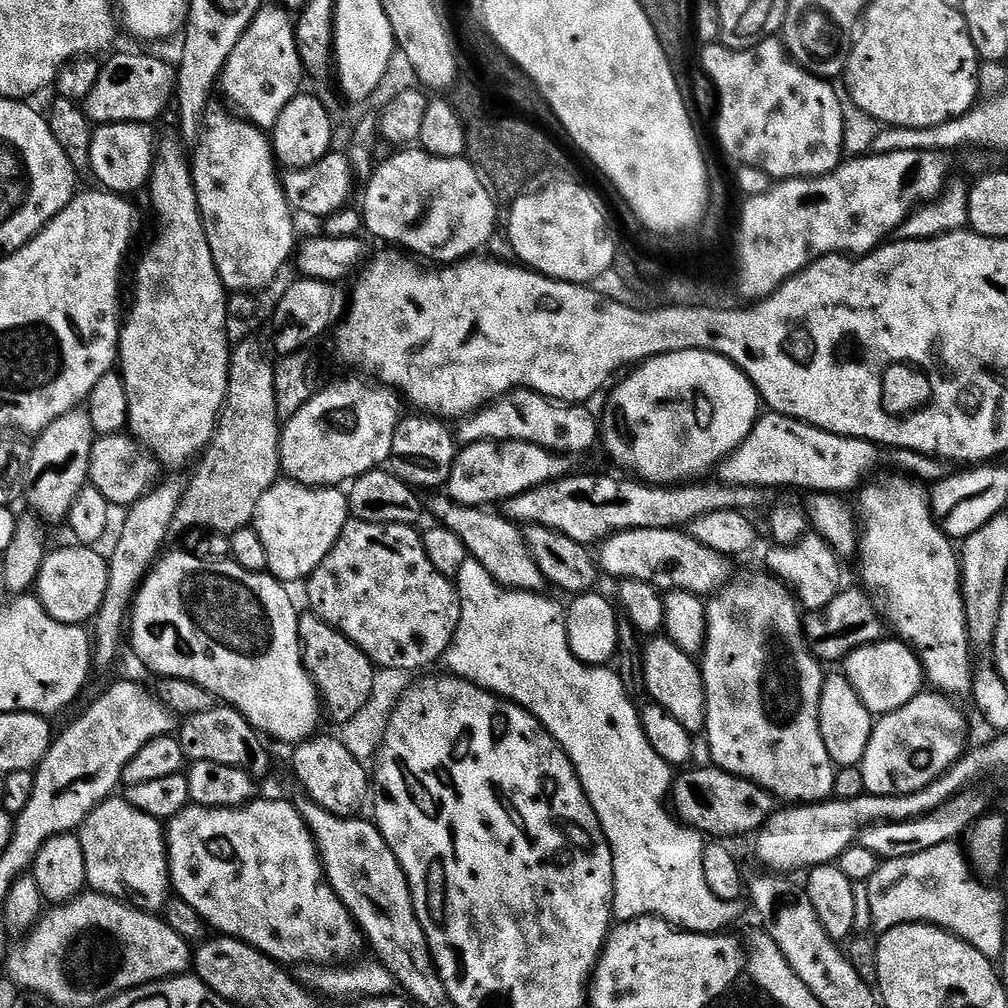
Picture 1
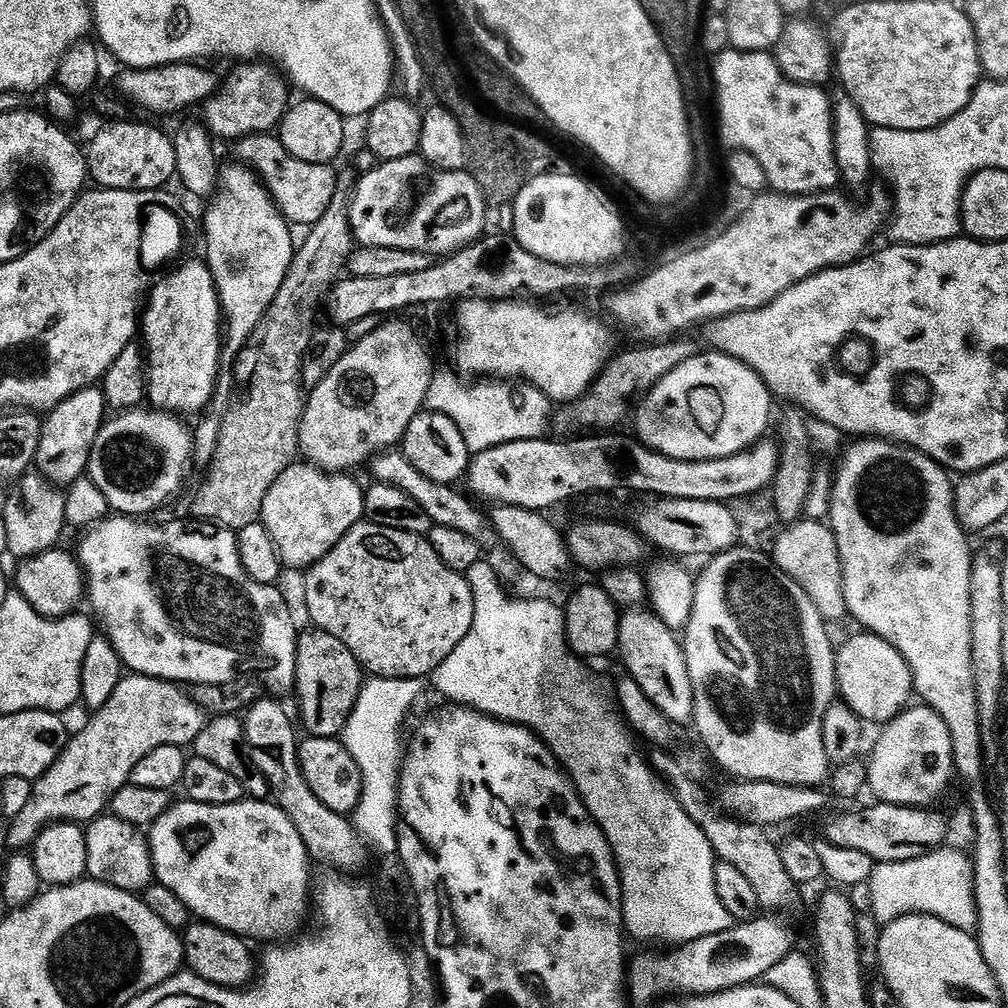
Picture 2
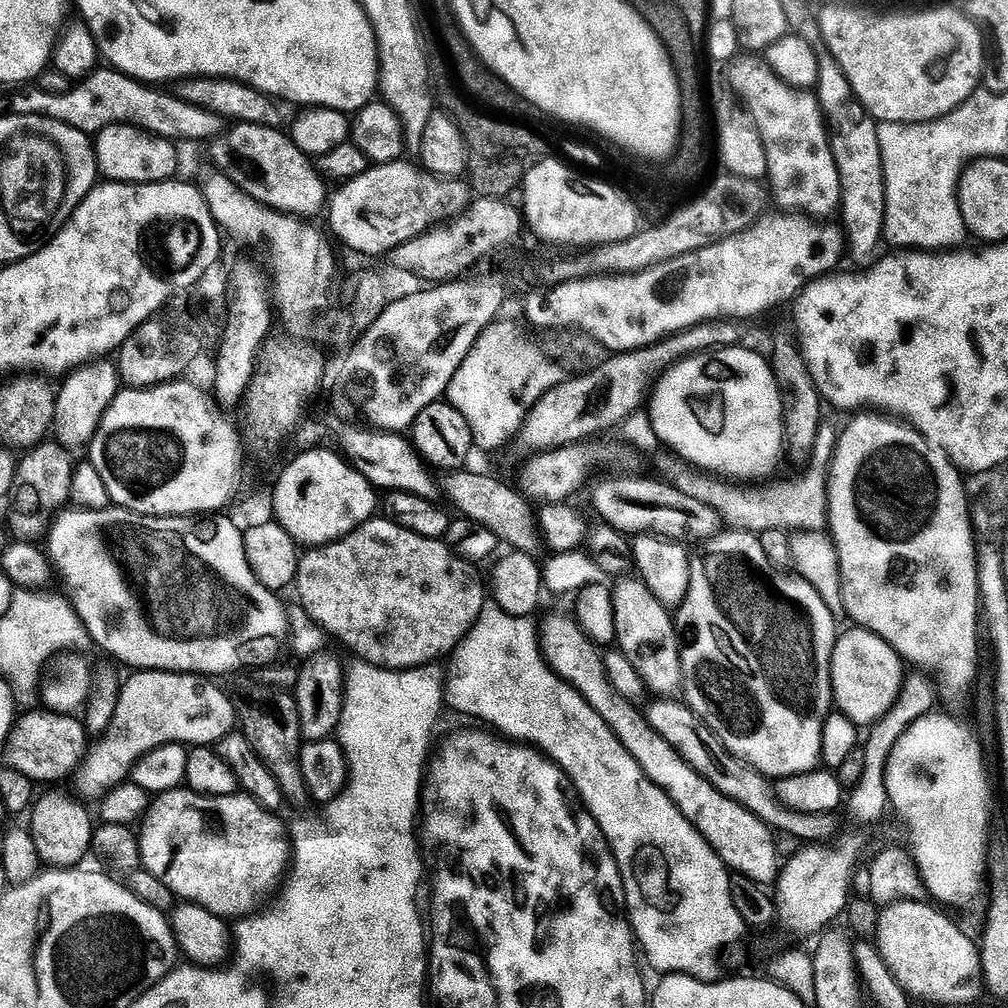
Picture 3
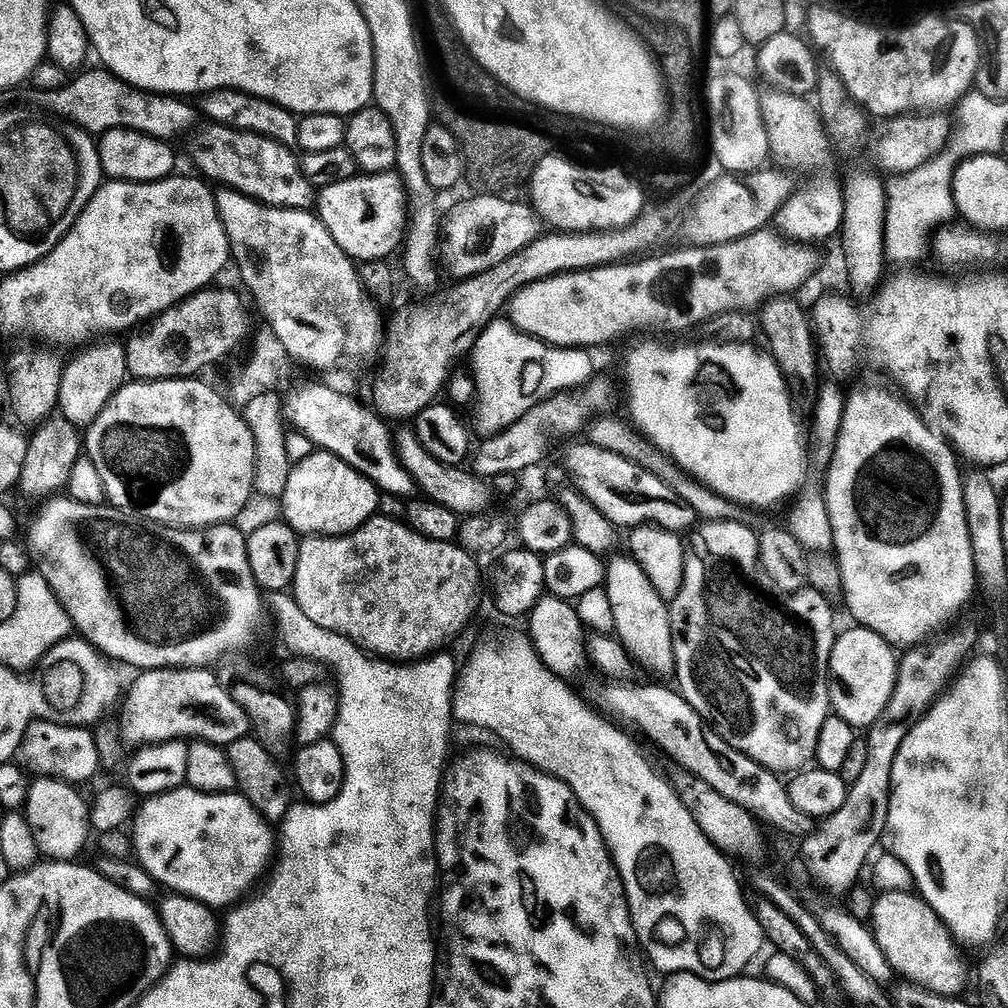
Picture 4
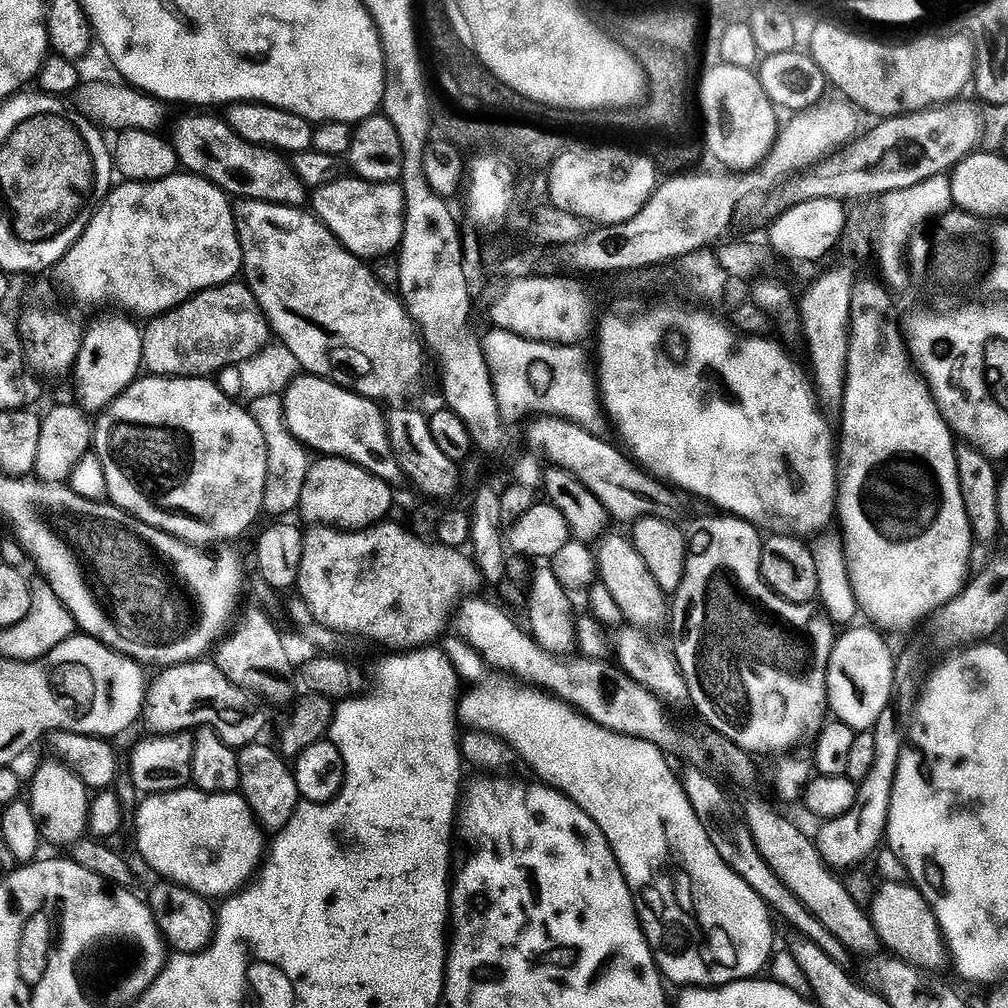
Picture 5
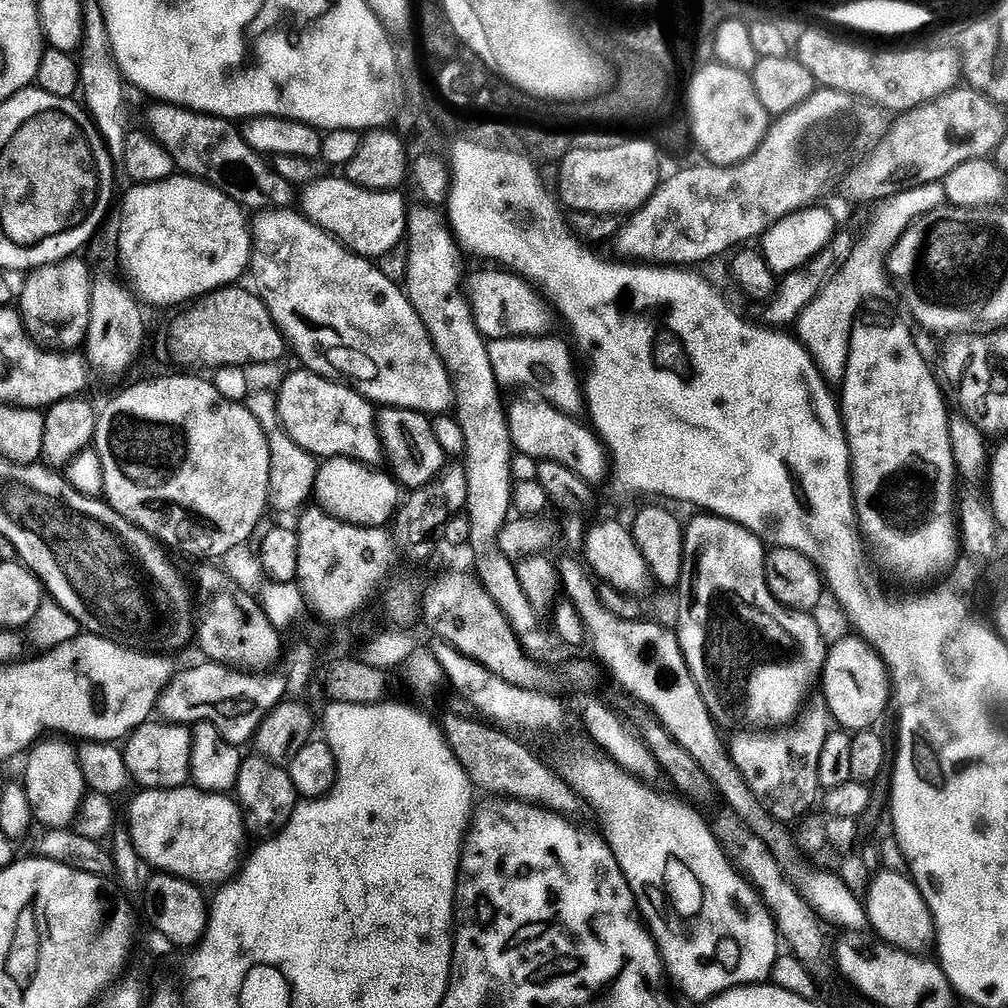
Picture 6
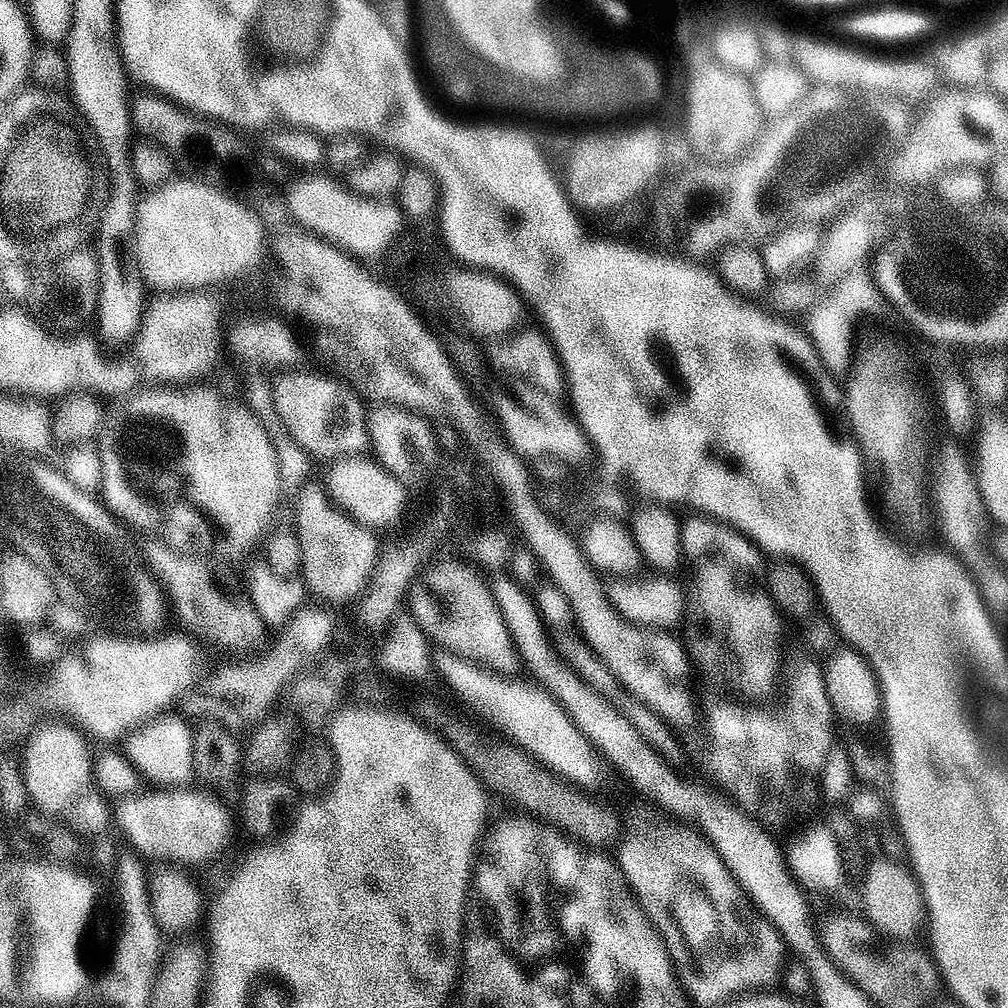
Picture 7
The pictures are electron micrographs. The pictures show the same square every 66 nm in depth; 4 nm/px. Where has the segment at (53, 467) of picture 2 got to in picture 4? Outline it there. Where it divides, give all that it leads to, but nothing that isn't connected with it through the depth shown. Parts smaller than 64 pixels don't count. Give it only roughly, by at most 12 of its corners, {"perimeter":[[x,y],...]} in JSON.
{"perimeter":[[125,345],[67,361],[59,415],[92,426],[129,379]]}

